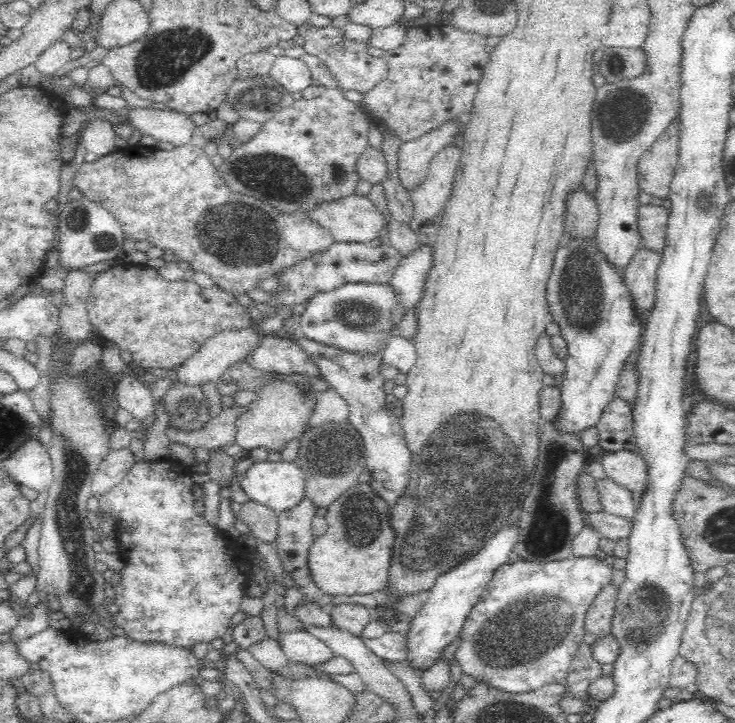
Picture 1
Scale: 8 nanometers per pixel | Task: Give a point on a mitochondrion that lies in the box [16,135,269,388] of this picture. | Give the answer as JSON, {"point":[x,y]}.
{"point":[81,219]}

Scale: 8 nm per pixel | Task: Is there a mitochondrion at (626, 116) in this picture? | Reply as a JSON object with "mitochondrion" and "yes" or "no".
{"mitochondrion":"yes"}

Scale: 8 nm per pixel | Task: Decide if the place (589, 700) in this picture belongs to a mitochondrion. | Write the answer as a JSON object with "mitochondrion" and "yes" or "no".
{"mitochondrion":"no"}

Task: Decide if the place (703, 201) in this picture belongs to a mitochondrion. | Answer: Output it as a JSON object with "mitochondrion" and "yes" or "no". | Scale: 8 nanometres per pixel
{"mitochondrion":"yes"}

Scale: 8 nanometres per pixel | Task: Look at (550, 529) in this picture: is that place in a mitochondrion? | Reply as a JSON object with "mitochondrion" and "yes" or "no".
{"mitochondrion":"yes"}

